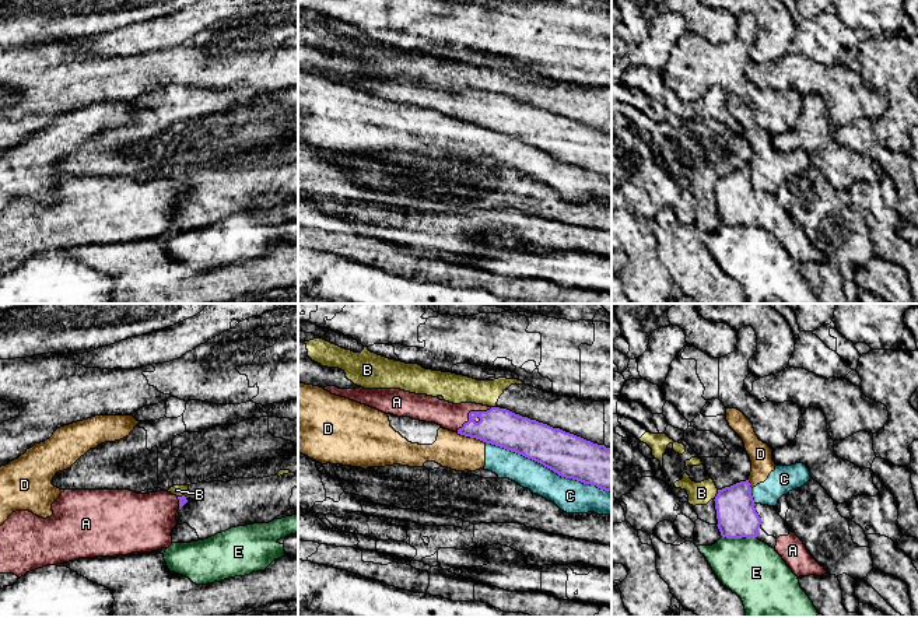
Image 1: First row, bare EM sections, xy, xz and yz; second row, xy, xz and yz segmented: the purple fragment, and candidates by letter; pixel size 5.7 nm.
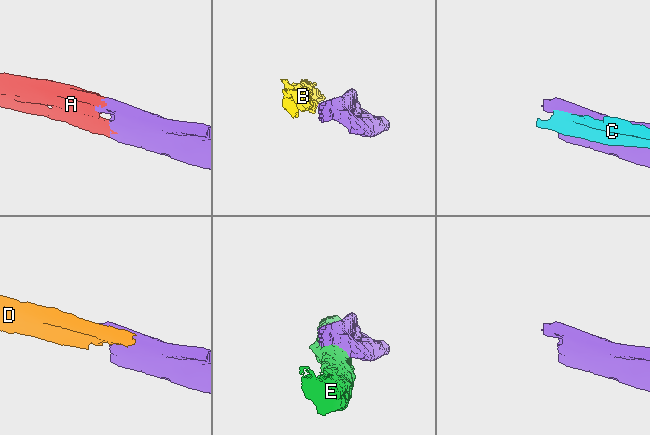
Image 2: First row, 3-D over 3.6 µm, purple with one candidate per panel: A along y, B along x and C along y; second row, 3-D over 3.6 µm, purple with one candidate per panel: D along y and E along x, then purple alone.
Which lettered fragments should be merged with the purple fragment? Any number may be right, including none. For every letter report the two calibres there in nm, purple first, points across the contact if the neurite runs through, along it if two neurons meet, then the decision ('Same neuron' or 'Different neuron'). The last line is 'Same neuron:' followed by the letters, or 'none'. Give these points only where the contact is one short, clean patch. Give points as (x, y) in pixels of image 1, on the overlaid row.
A: Thickness 220 nm (purple) against 150 nm. Same neuron
B: Thickness 220 nm (purple) against 130 nm. Boundary: yz (718, 490), (714, 500). Different neuron
C: Thickness 240 nm (purple) against 190 nm. Different neuron
D: Thickness 220 nm (purple) against 200 nm. Boundary: xz (470, 437), (486, 442). Different neuron
E: Thickness 220 nm (purple) against 340 nm. Different neuron
Same neuron: A

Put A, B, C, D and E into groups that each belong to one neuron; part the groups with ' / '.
A / B / C D / E

